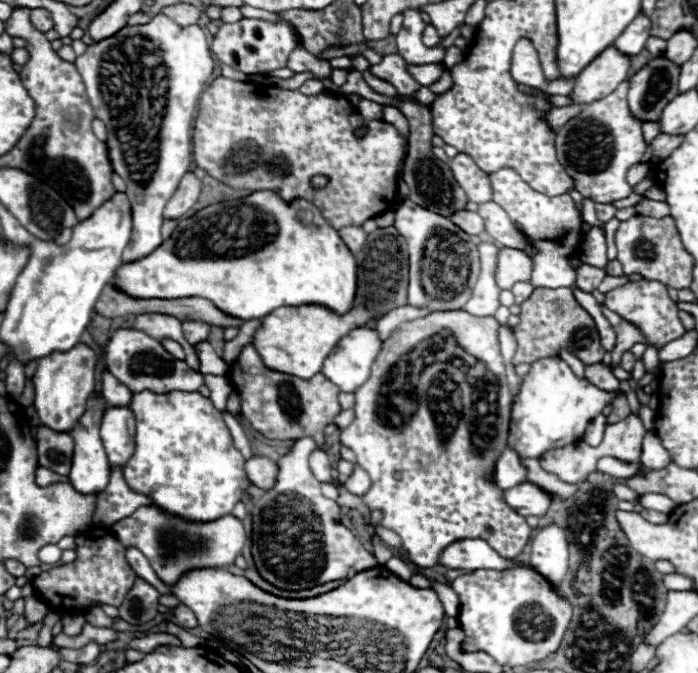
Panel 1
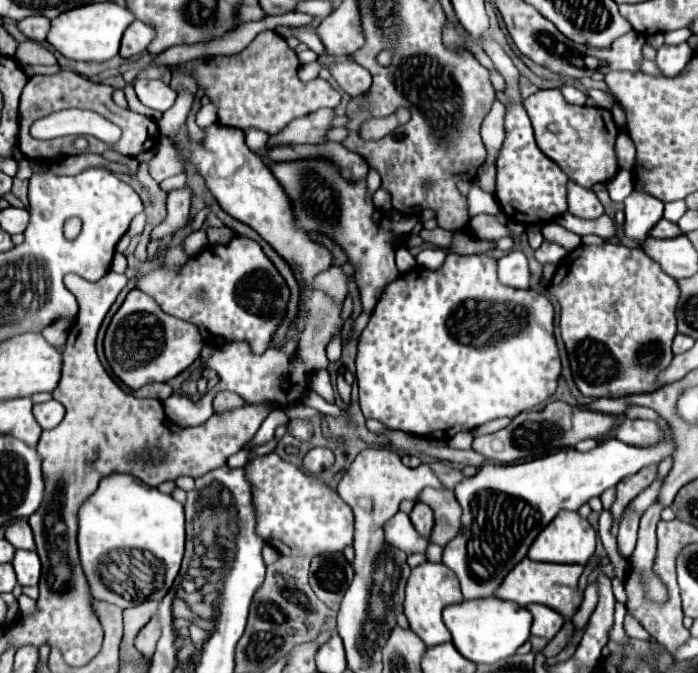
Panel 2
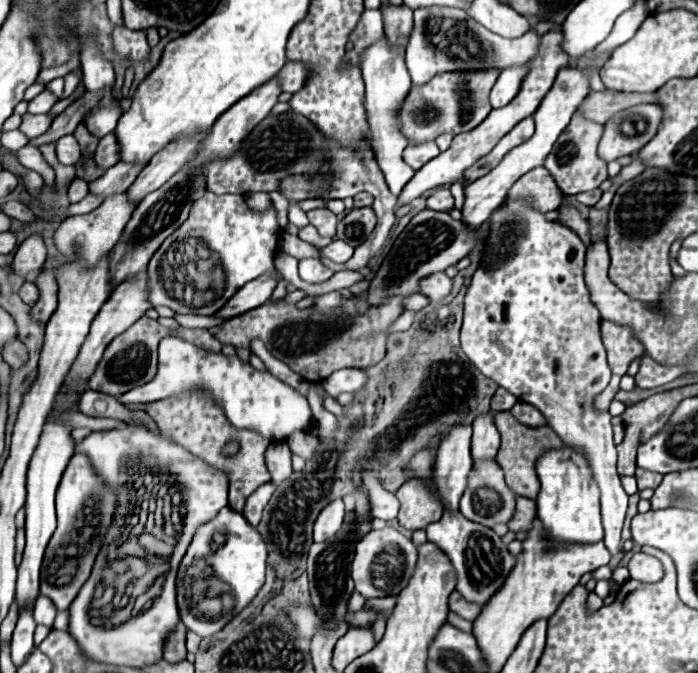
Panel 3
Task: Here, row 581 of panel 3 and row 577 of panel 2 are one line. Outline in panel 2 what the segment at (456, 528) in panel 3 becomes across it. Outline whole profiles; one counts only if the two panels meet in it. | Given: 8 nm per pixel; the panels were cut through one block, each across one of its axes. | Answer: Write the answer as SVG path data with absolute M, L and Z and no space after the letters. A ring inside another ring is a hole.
M658 418L658 426L664 434L660 442L654 446L630 446L616 438L600 442L596 448L588 452L578 452L576 448L562 448L554 454L548 454L544 458L536 458L524 464L486 464L482 466L472 478L464 478L456 488L456 500L462 506L462 530L452 542L444 546L442 564L446 564L460 580L462 596L464 600L476 600L476 598L488 598L494 596L506 574L528 554L528 548L536 540L536 536L554 520L554 516L560 510L578 510L582 504L586 504L590 498L600 496L604 490L614 488L622 478L632 476L634 472L650 466L660 464L668 456L674 454L674 432L670 424L664 418Z

